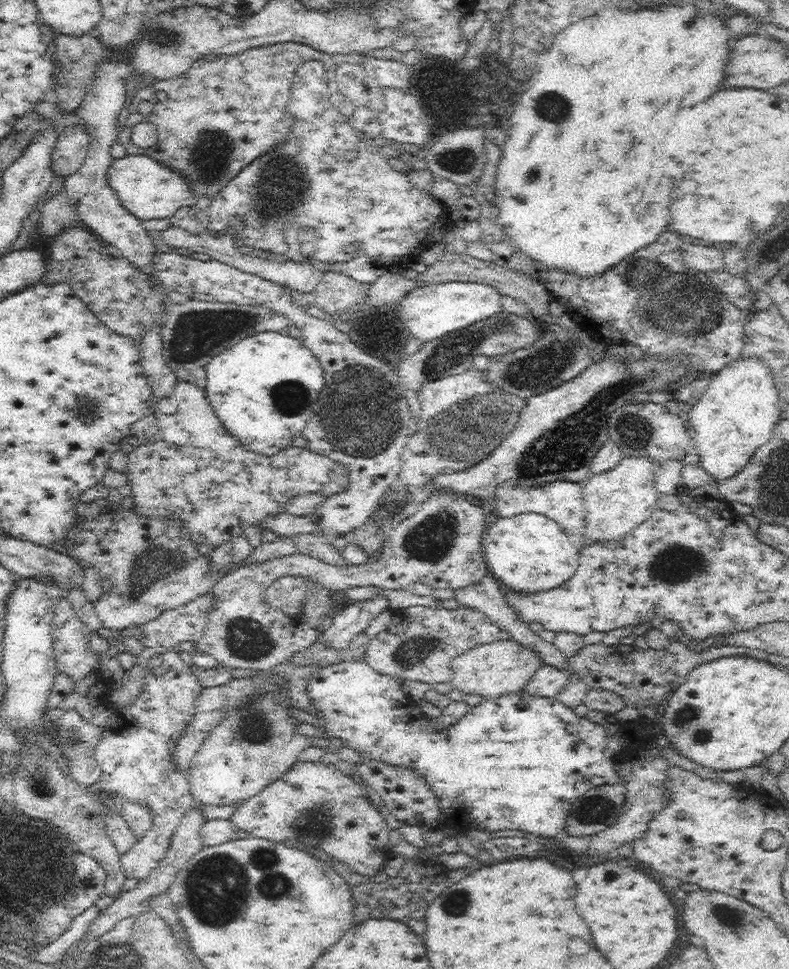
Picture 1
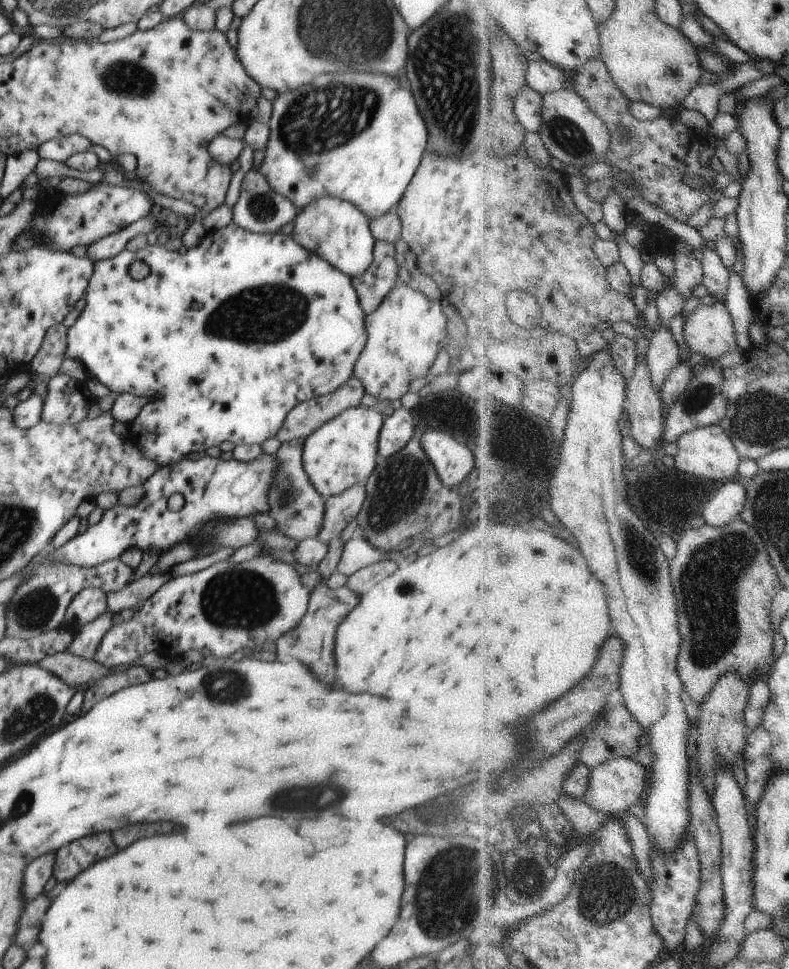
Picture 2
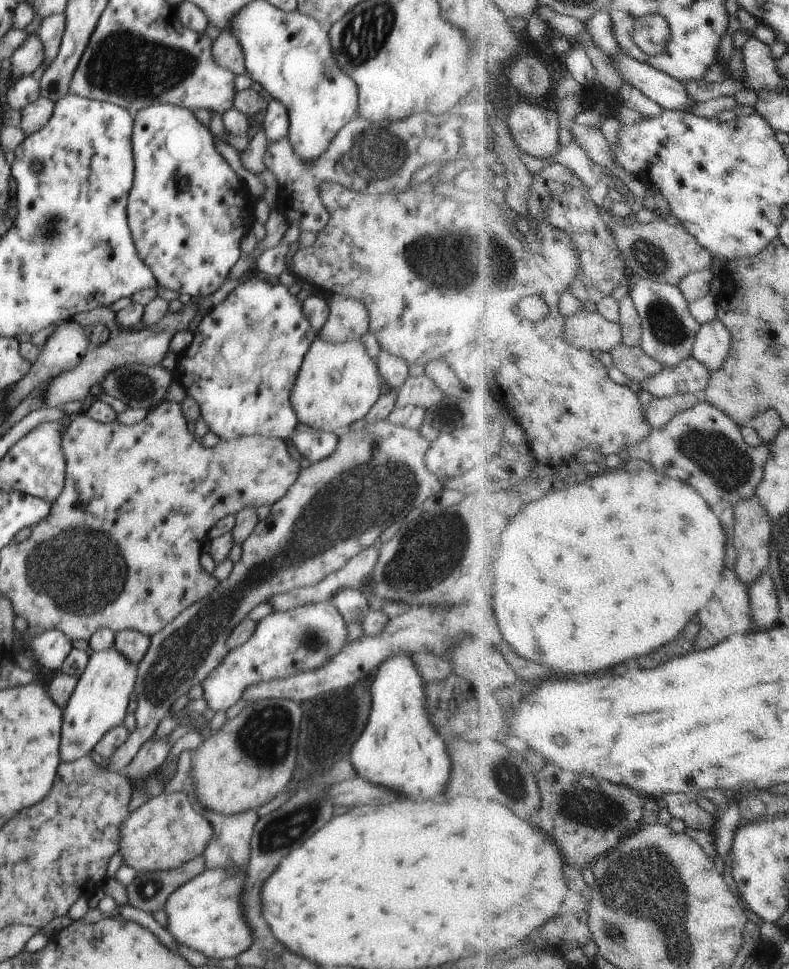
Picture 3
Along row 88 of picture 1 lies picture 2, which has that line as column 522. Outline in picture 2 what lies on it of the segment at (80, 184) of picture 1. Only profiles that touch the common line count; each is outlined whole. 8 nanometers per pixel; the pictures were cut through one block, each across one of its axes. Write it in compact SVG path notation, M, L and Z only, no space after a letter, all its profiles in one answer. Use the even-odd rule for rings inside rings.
M530 84L518 95L515 102L516 114L528 131L540 132L544 124L544 105L544 95Z

